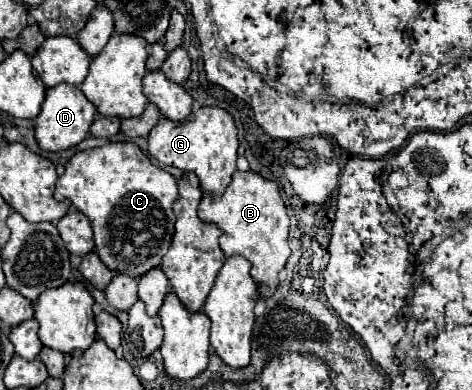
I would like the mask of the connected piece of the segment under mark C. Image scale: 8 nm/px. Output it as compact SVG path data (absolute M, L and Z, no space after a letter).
M118 142L118 144L108 144L104 148L92 148L74 154L66 164L64 174L56 182L54 198L62 200L62 196L68 198L72 206L76 206L76 210L90 220L94 230L96 254L112 272L140 278L146 272L160 266L162 256L168 252L174 236L172 204L178 198L178 184L174 176L154 166L152 160L136 144Z

